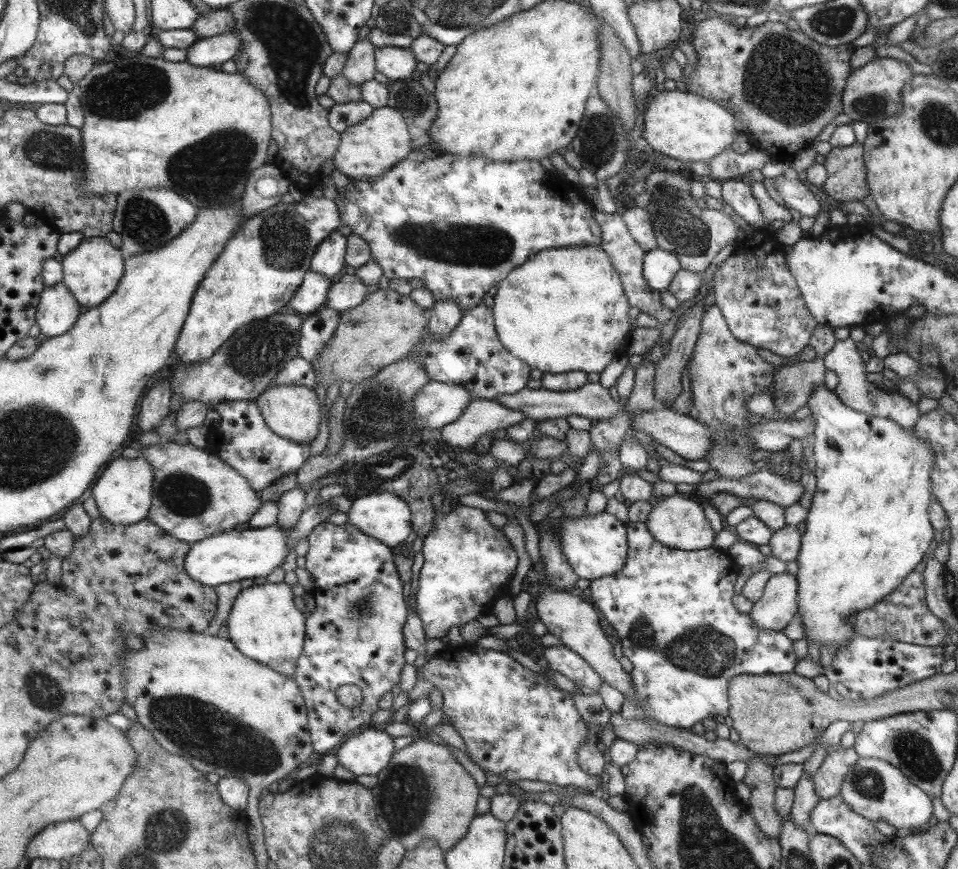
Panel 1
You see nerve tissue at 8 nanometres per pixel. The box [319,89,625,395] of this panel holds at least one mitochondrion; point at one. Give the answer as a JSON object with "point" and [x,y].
{"point":[462,244]}

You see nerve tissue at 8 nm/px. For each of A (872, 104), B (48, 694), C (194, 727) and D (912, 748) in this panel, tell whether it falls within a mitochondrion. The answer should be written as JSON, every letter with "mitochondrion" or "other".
{"A":"mitochondrion","B":"mitochondrion","C":"mitochondrion","D":"mitochondrion"}

